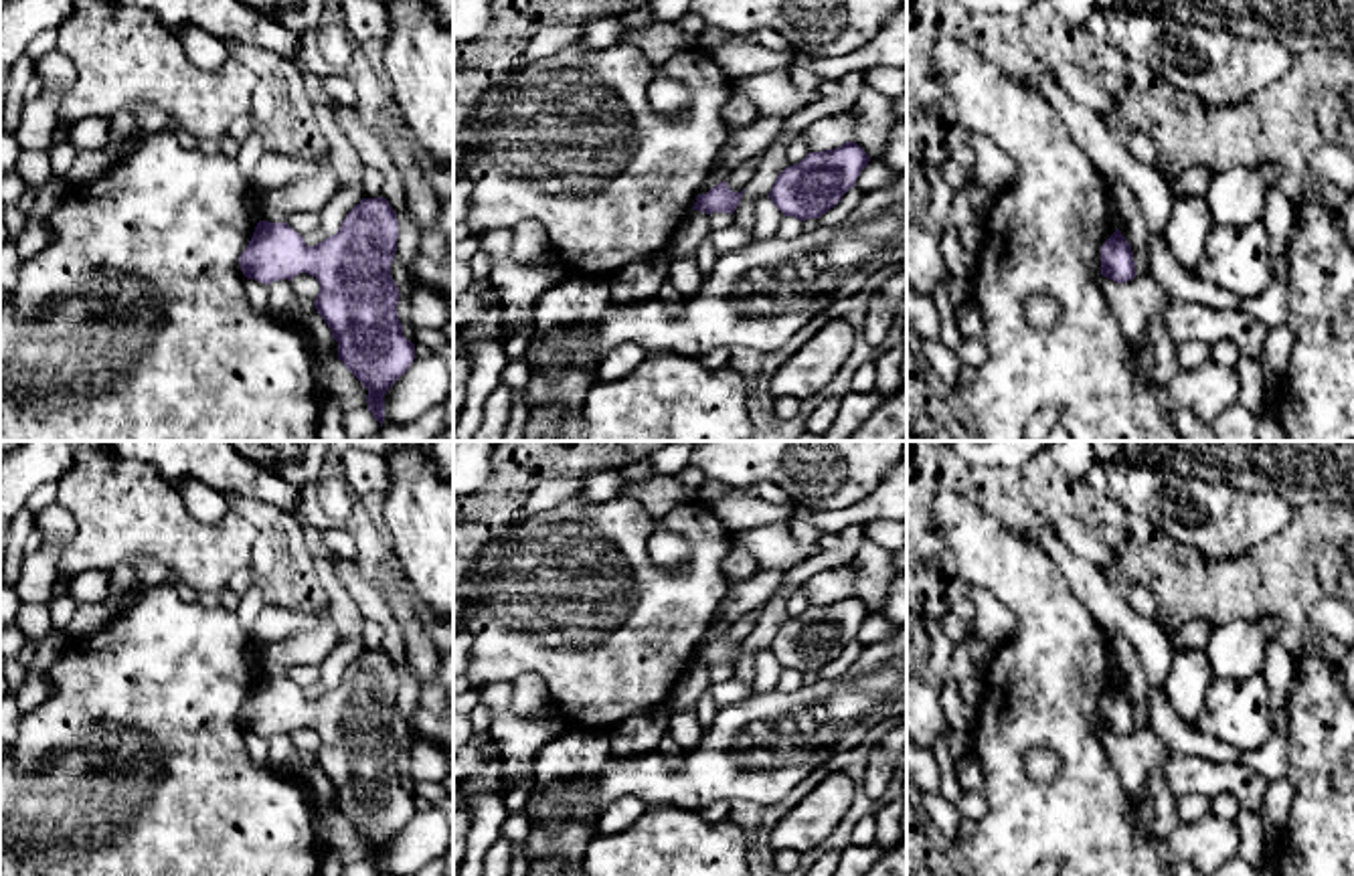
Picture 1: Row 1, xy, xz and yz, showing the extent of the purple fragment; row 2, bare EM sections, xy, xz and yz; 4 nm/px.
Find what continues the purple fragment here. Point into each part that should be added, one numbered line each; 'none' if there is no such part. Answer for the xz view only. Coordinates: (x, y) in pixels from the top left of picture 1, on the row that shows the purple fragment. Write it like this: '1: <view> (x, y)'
none

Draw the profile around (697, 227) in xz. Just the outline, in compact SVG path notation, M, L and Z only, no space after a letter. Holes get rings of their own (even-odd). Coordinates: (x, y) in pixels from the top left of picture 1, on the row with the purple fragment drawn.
M690 210L690 214L684 218L678 237L668 243L670 257L678 259L696 255L698 245L706 237L710 237L710 233L712 233L710 214L700 210Z

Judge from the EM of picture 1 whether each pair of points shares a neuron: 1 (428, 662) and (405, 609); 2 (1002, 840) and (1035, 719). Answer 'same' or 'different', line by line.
1: same
2: same

